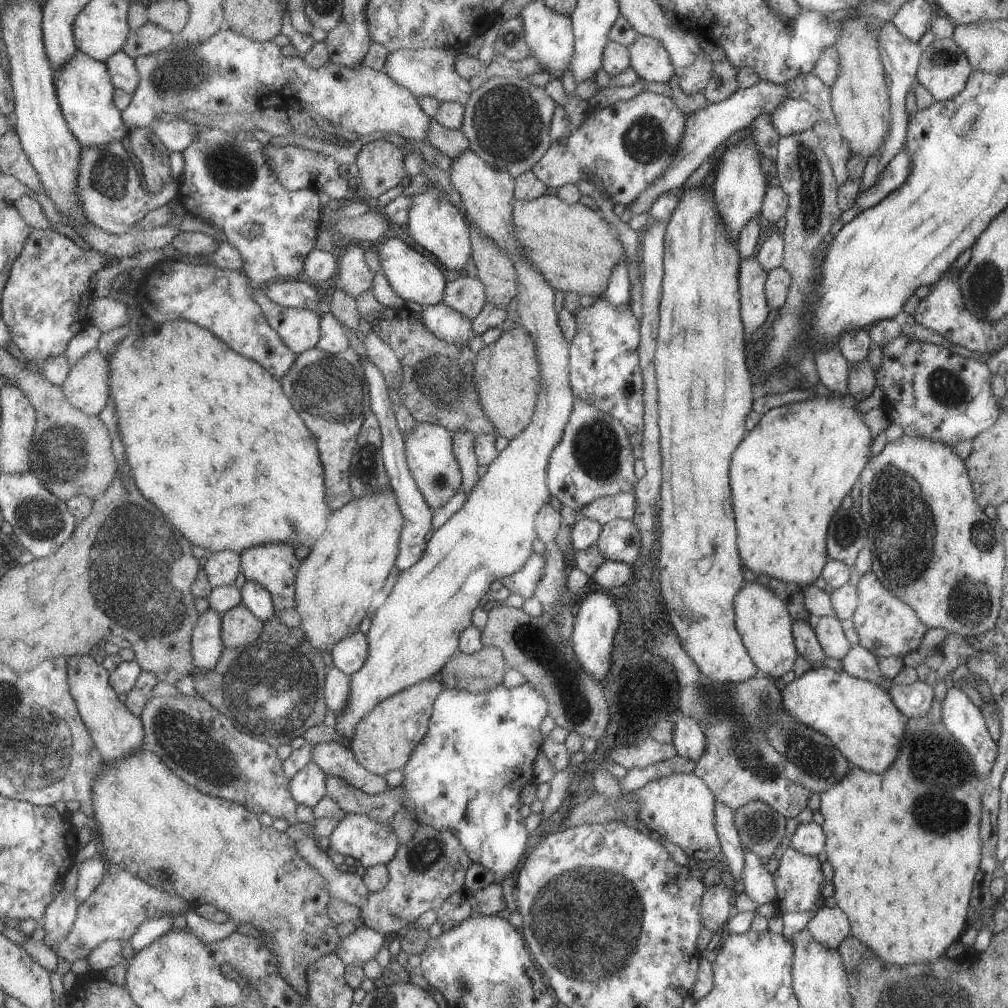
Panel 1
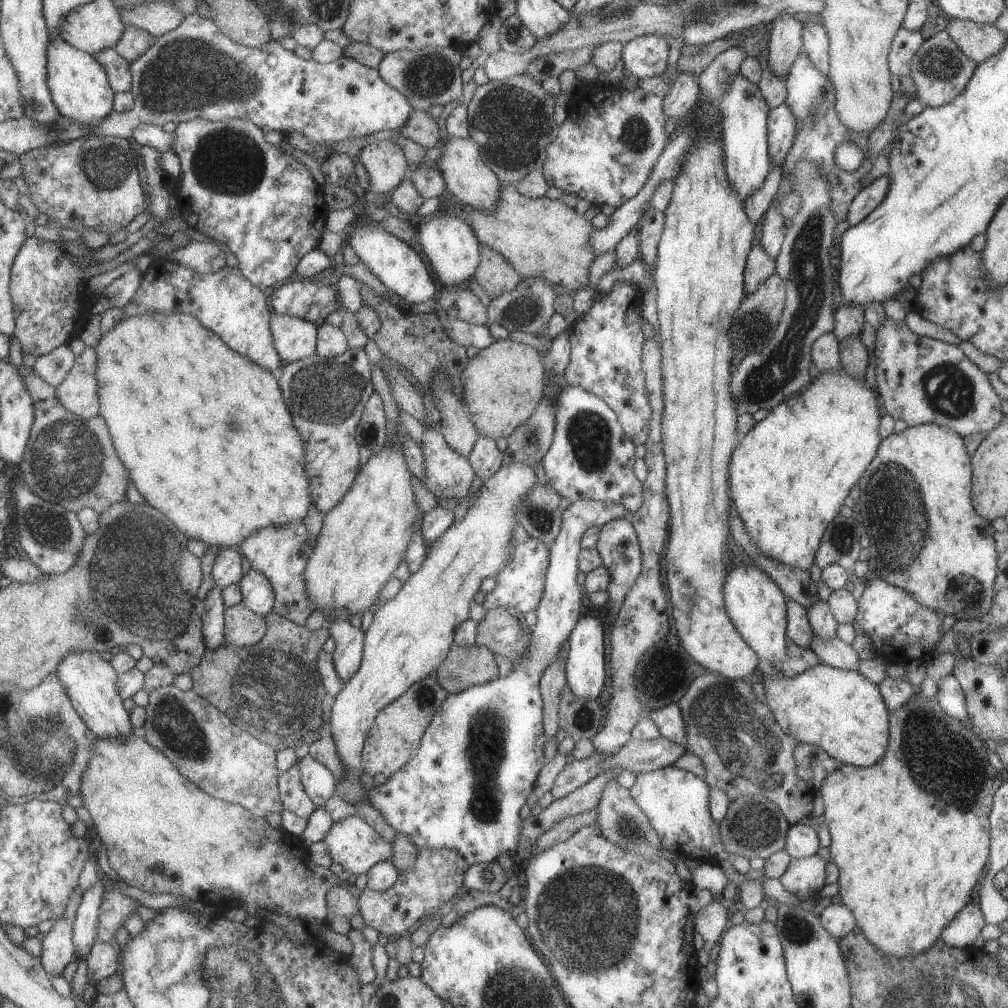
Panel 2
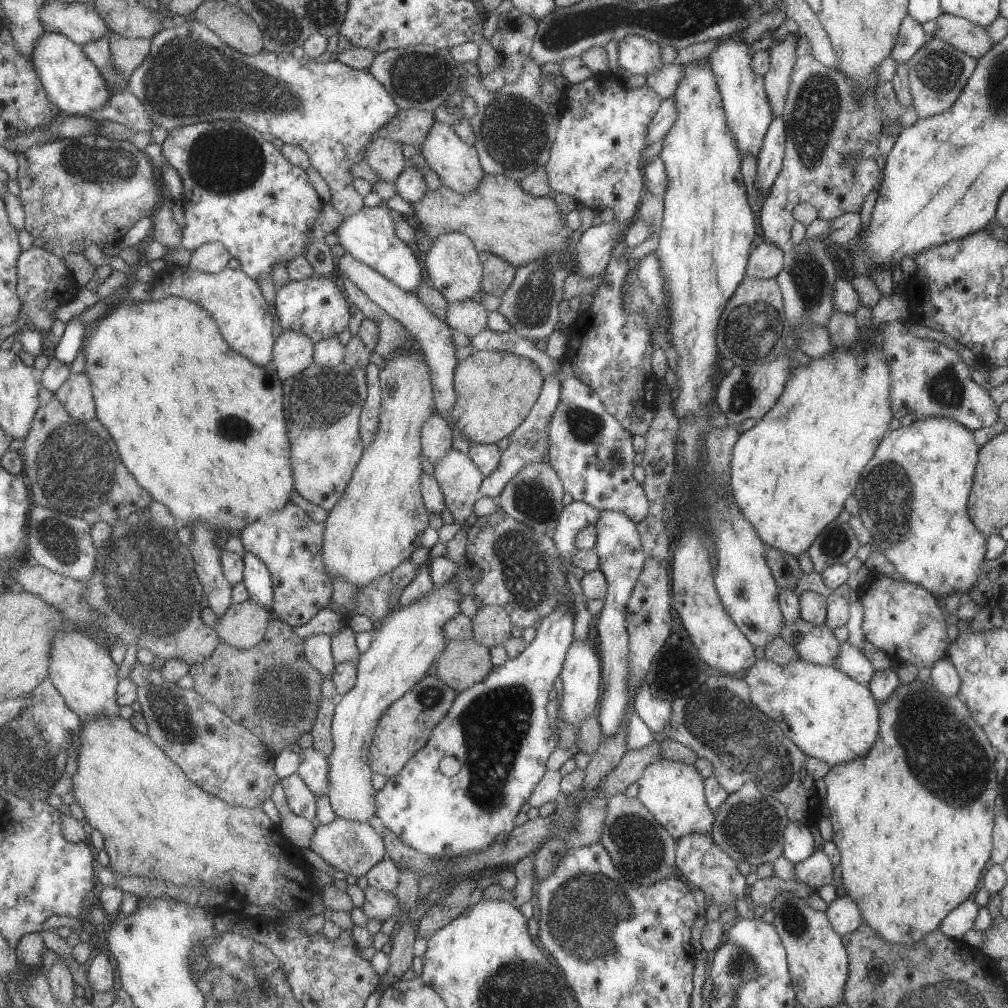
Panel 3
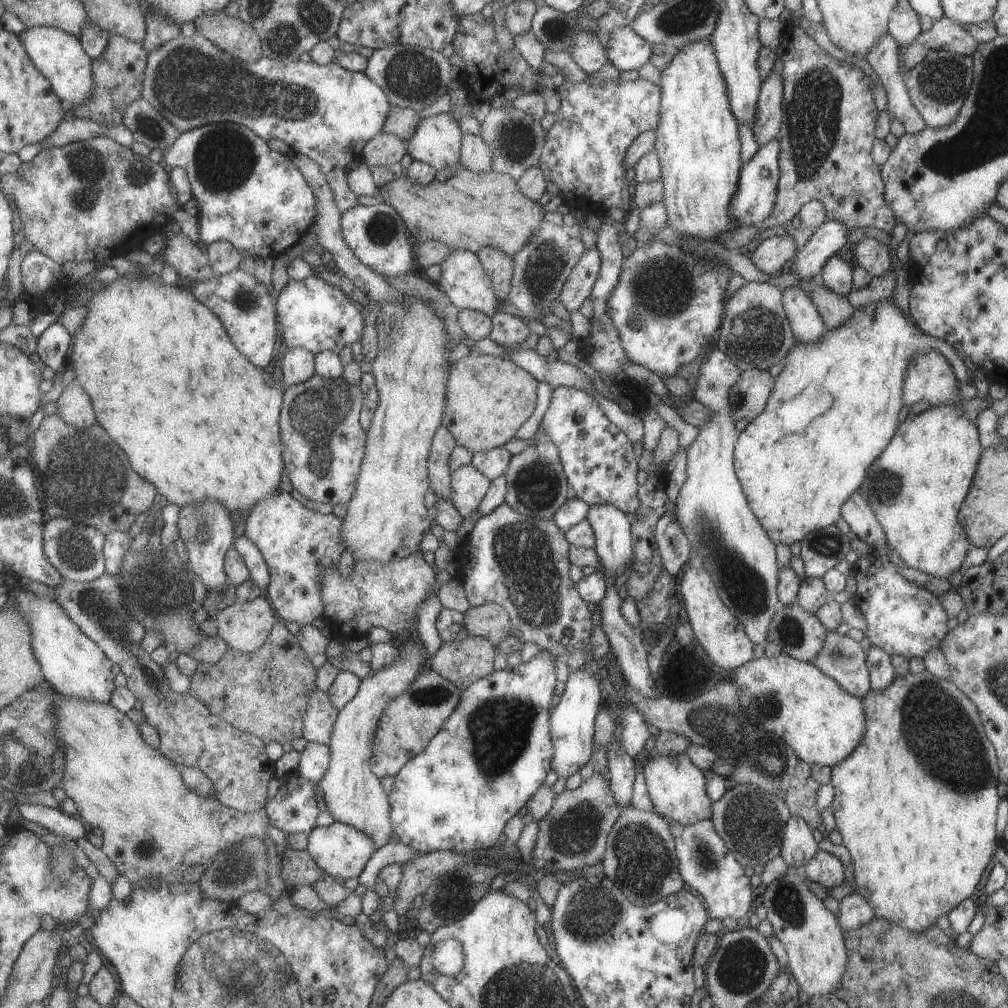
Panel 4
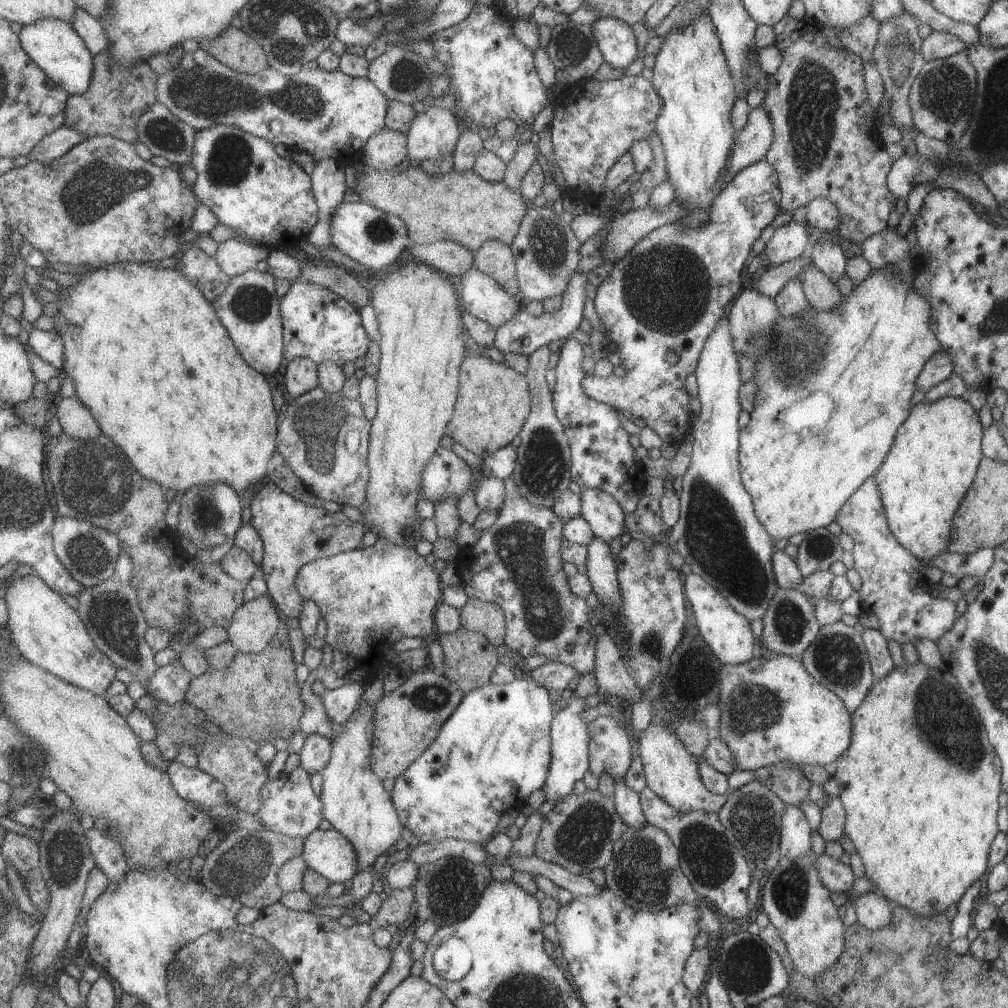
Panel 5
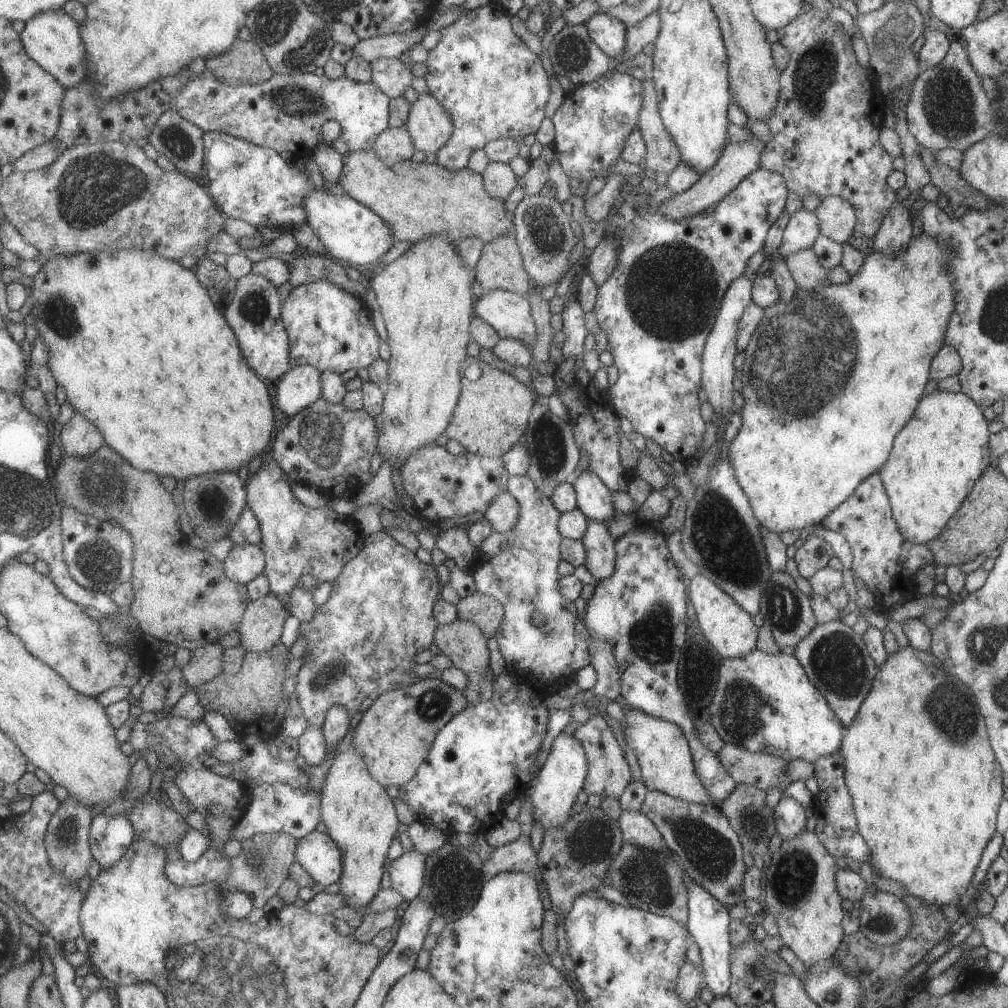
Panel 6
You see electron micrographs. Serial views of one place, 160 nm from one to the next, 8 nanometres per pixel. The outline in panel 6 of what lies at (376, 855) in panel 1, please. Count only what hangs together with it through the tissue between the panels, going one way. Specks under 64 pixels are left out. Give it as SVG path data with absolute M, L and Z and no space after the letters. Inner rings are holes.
M311 831L298 839L294 850L297 861L321 886L337 883L341 874L341 853L326 832Z

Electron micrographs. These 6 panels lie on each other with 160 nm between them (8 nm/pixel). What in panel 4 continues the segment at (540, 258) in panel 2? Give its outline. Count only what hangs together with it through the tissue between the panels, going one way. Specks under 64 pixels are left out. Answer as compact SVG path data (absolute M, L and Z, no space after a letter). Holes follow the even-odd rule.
M459 166L444 181L433 180L426 185L414 183L404 174L402 177L396 177L395 180L378 187L378 193L383 199L383 203L391 206L402 218L412 241L417 240L422 243L425 240L437 239L451 250L467 249L473 254L480 248L493 247L512 256L526 243L544 214L540 203L523 196L515 179L493 170L488 173L474 173Z

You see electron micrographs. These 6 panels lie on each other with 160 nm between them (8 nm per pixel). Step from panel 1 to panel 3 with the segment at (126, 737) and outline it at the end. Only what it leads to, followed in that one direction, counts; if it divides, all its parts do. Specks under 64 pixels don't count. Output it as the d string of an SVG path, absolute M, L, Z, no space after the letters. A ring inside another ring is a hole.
M59 631L54 636L50 653L50 679L83 721L87 717L114 717L121 714L118 703L119 672L115 660L111 658L111 649L83 631Z

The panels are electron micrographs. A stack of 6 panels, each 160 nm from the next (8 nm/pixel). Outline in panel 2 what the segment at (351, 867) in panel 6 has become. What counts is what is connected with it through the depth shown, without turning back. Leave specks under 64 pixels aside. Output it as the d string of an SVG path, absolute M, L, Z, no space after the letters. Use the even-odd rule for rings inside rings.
M537 462L502 464L499 470L487 476L463 518L453 522L428 546L419 570L409 574L391 600L376 604L372 609L373 620L364 633L359 669L335 696L328 723L346 773L341 780L336 780L334 792L343 802L359 804L366 797L359 782L364 772L360 755L377 712L406 692L411 684L431 676L443 663L454 643L455 628L467 620L469 606L474 603L473 596L481 582L497 576L511 558L511 546L515 544L512 533L518 524L515 508L537 482L534 472Z

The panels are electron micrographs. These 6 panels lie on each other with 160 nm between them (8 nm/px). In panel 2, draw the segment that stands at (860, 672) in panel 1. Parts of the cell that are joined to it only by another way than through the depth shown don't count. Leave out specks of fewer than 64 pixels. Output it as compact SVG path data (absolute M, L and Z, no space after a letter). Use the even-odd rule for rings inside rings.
M813 635L809 648L819 658L819 662L828 666L839 668L845 671L856 671L857 664L861 660L852 648L839 638L831 638L831 640L821 640Z

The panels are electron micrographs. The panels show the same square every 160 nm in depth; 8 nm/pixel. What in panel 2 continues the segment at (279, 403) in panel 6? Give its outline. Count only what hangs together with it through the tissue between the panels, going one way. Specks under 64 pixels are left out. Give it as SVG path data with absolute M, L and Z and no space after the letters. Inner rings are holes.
M269 312L269 330L277 356L284 363L301 360L316 353L317 326L300 320Z

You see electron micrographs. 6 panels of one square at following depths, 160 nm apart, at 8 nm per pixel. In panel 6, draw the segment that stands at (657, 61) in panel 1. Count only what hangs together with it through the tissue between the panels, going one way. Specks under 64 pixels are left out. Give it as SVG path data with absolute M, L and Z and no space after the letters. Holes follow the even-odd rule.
M592 14L585 22L589 38L610 58L616 59L624 51L626 28L614 16Z

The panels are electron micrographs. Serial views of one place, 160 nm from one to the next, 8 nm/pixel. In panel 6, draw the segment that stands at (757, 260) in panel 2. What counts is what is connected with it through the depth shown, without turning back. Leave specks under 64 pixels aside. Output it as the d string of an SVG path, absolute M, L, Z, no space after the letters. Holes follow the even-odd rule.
M801 208L790 216L789 222L783 229L782 241L777 250L785 258L791 253L810 247L819 233L814 212Z

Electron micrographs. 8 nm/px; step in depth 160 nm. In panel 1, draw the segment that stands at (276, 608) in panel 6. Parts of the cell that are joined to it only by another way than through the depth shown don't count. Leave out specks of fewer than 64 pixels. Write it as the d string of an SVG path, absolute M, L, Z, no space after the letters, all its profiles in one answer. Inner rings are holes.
M240 602L221 614L221 619L222 641L225 647L246 647L255 642L262 633L264 622L253 616Z

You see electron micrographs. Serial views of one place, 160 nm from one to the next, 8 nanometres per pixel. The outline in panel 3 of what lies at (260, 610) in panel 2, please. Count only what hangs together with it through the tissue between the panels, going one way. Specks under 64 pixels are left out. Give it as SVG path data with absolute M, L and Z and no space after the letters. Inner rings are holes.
M243 551L244 564L241 582L247 589L249 599L266 609L272 605L272 582L270 572L252 552Z

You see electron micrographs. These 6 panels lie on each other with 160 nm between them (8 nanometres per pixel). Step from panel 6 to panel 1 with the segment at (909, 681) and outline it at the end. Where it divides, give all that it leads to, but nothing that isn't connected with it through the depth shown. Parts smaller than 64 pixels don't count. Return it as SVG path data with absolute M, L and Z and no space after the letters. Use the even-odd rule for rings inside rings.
M923 715L906 720L905 730L900 740L899 750L893 762L881 774L870 773L859 767L850 767L850 770L841 779L834 782L826 791L820 794L819 812L824 821L824 852L826 860L835 870L832 876L834 888L833 897L836 906L847 915L850 922L850 934L859 942L866 944L881 960L892 965L910 965L923 961L931 962L944 954L948 944L962 936L967 926L967 906L969 906L972 882L981 860L980 839L980 796L984 786L976 777L976 772L969 758L968 752L961 746L957 739L947 732L942 720L931 722L929 717Z

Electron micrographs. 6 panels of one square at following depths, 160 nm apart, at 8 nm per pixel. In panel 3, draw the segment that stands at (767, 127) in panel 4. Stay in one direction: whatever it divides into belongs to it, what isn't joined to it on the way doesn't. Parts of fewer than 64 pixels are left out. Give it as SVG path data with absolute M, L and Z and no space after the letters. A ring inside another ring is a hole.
M786 34L783 40L778 40L767 54L769 54L769 68L762 76L764 90L771 106L771 116L780 116L787 94L790 74L795 62L795 42L798 35Z

